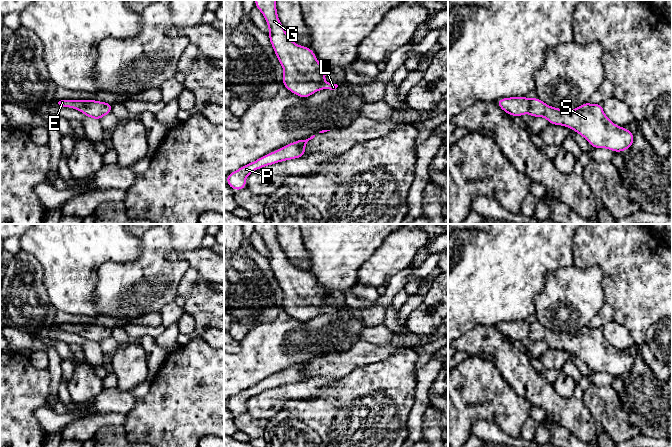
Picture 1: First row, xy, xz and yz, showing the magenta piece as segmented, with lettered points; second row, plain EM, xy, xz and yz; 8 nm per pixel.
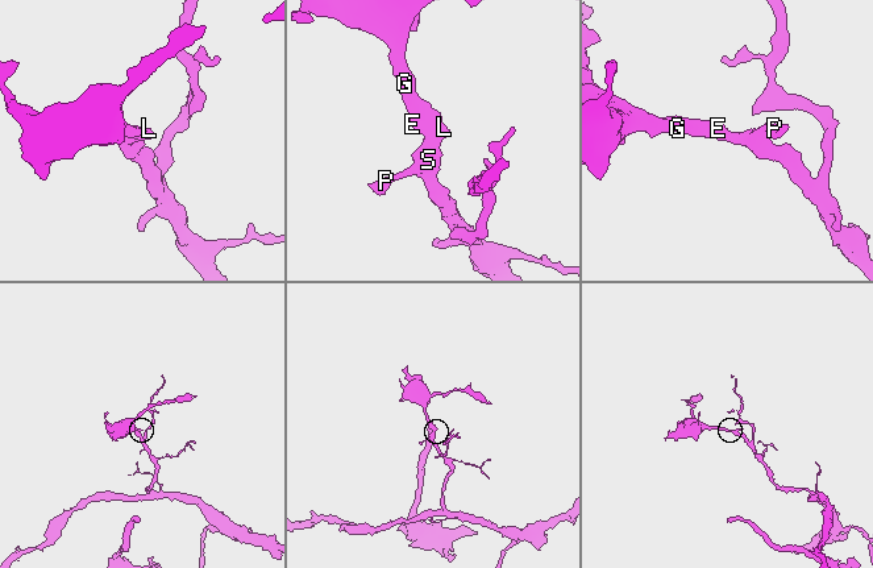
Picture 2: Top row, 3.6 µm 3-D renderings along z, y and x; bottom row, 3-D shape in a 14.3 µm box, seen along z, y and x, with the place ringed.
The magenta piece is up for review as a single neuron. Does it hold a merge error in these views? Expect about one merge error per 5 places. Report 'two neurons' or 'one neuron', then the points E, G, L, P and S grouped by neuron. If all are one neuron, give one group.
one neuron; E G L P S

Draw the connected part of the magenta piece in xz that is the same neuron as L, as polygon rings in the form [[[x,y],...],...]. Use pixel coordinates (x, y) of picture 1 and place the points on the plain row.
[[[255,224],[255,231],[261,235],[269,251],[270,267],[284,294],[282,308],[301,322],[307,322],[318,314],[335,314],[337,308],[323,304],[329,293],[317,285],[316,278],[309,271],[296,268],[288,260],[277,239],[276,224]]]

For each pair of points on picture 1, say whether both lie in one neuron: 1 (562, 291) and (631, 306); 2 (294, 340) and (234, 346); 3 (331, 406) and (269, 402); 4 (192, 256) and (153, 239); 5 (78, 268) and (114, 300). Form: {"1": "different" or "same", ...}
{"1": "different", "2": "different", "3": "different", "4": "different", "5": "different"}

